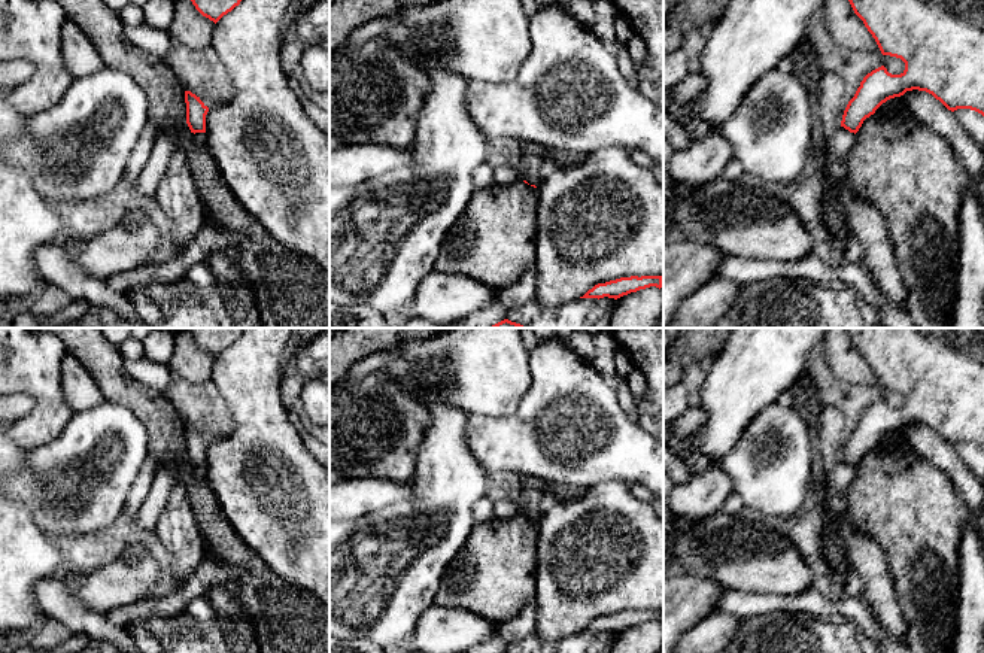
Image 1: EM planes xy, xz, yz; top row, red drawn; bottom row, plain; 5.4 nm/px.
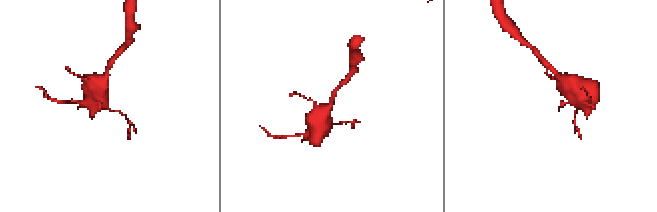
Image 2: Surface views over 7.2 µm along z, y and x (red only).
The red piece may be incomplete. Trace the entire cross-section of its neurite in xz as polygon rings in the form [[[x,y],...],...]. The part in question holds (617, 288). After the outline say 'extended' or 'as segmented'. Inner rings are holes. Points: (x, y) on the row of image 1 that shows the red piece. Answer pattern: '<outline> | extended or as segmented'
[[[631,276],[631,277],[620,277],[616,280],[610,280],[605,283],[598,283],[592,289],[589,289],[583,297],[580,298],[620,298],[623,295],[628,295],[631,292],[637,292],[640,289],[646,289],[650,286],[662,288],[662,276]]] | as segmented

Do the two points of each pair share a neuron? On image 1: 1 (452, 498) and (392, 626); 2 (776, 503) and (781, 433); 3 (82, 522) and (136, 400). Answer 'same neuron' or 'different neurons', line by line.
1: same neuron
2: same neuron
3: different neurons

